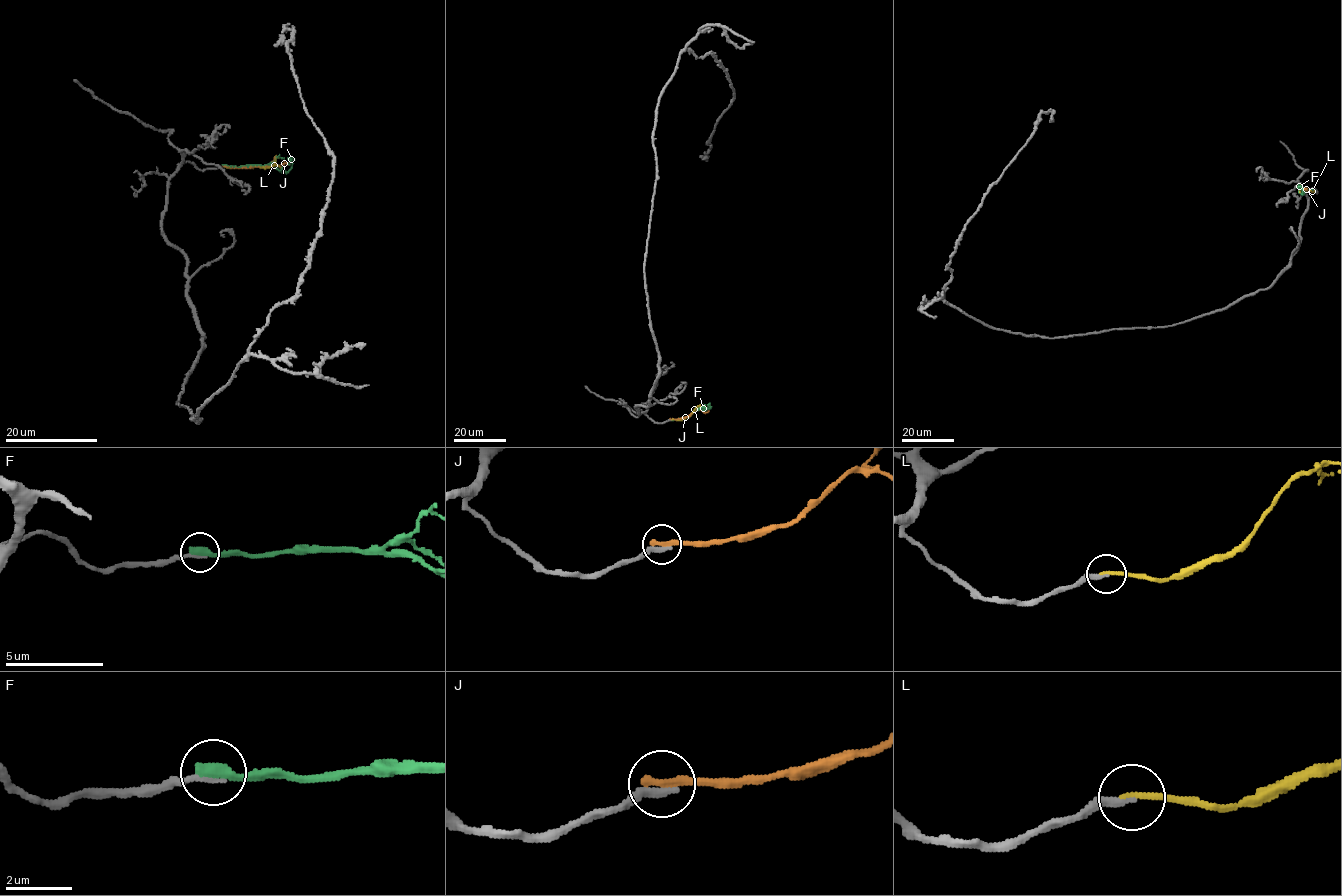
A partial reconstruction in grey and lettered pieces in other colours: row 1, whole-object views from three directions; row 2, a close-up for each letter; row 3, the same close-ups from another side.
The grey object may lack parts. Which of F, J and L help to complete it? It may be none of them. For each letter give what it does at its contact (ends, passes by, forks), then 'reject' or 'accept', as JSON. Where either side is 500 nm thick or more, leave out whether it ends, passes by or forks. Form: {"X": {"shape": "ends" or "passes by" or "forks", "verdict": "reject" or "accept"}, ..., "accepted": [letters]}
{"F": {"shape": "ends", "verdict": "reject"}, "J": {"shape": "ends", "verdict": "reject"}, "L": {"shape": "ends", "verdict": "accept"}, "accepted": ["L"]}

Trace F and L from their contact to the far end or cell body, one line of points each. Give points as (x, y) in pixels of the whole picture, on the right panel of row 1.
F: (1313, 190), (1304, 190), (1302, 194), (1302, 188), (1299, 188)
L: (1313, 191), (1300, 192)

